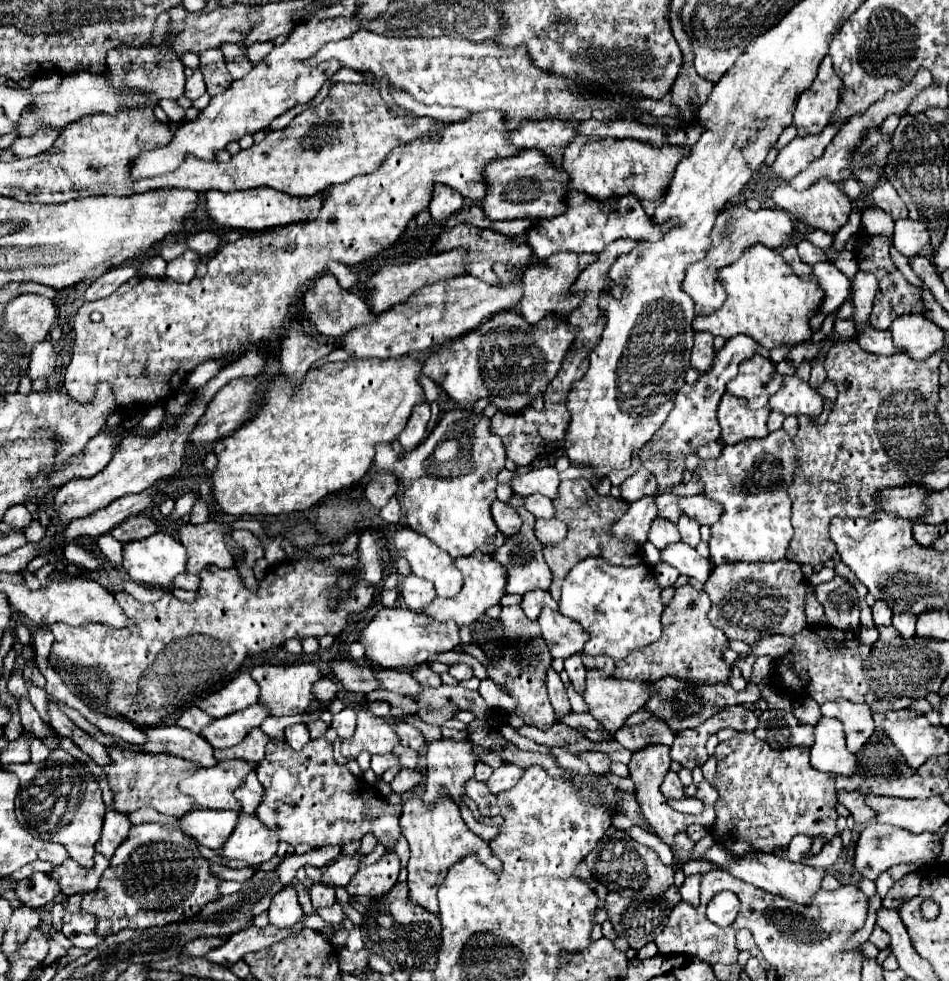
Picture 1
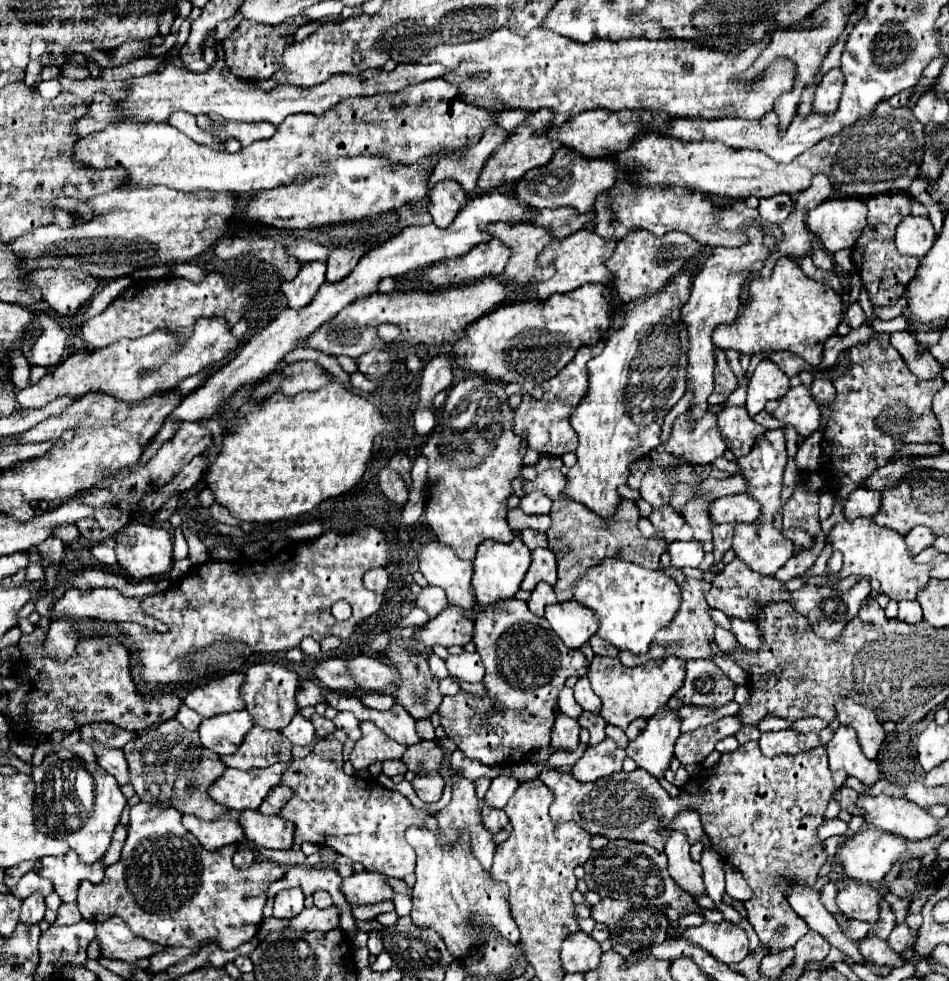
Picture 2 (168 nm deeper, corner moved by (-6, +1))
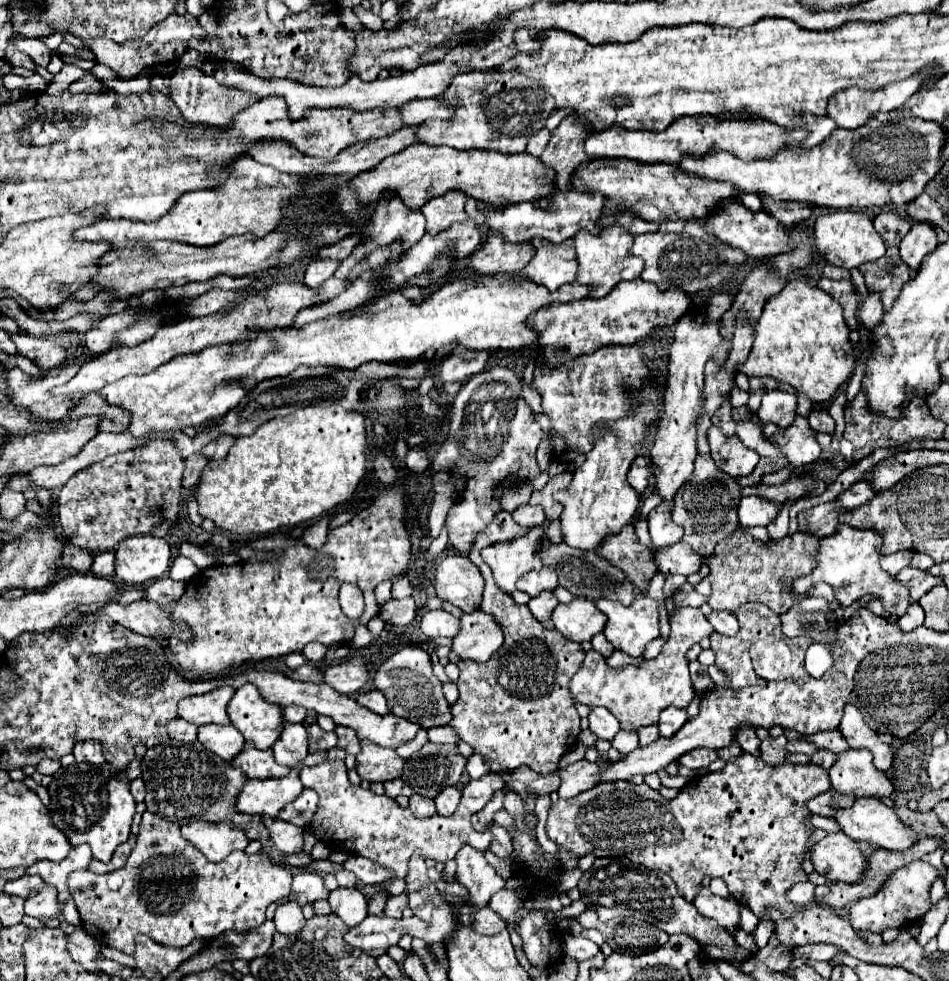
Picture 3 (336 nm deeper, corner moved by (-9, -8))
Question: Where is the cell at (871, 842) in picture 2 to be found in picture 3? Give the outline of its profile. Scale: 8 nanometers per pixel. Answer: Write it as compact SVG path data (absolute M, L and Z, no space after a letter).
M827 833L811 849L811 863L819 875L833 883L855 883L867 867L867 859L863 859L857 843L839 833Z

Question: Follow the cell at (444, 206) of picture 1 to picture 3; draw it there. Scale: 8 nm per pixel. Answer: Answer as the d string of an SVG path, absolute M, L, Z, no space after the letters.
M447 191L441 197L433 197L429 203L421 207L425 219L427 219L427 233L437 235L451 227L451 223L463 223L467 219L465 213L465 201L467 195L461 191Z

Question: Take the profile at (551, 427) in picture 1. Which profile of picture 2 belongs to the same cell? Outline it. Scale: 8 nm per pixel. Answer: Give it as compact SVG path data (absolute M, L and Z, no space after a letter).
M600 340L594 346L582 346L574 360L556 374L556 378L550 378L544 382L544 398L534 400L530 394L522 398L522 404L514 410L514 420L512 420L512 430L514 434L522 436L528 442L530 450L536 450L546 456L562 456L564 452L574 452L576 450L576 432L570 428L570 414L576 408L576 402L584 396L584 390L588 388L588 378L586 378L586 362L600 354L604 348L604 340Z

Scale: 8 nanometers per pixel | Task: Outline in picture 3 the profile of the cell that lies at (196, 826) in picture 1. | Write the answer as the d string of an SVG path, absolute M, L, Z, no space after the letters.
M193 821L193 823L183 825L181 833L209 861L223 861L229 853L245 849L249 843L247 835L241 829L231 827L231 823Z

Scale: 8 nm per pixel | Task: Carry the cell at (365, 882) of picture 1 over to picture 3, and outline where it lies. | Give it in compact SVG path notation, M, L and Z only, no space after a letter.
M339 887L329 893L329 905L331 911L347 925L355 927L361 923L363 917L367 917L367 897L353 887Z

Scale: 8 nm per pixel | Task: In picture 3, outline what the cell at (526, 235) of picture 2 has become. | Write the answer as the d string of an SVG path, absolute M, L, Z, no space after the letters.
M533 239L537 251L531 263L525 267L525 273L531 281L545 285L549 291L559 289L565 283L573 283L577 277L577 255L573 239L567 239L559 245Z

